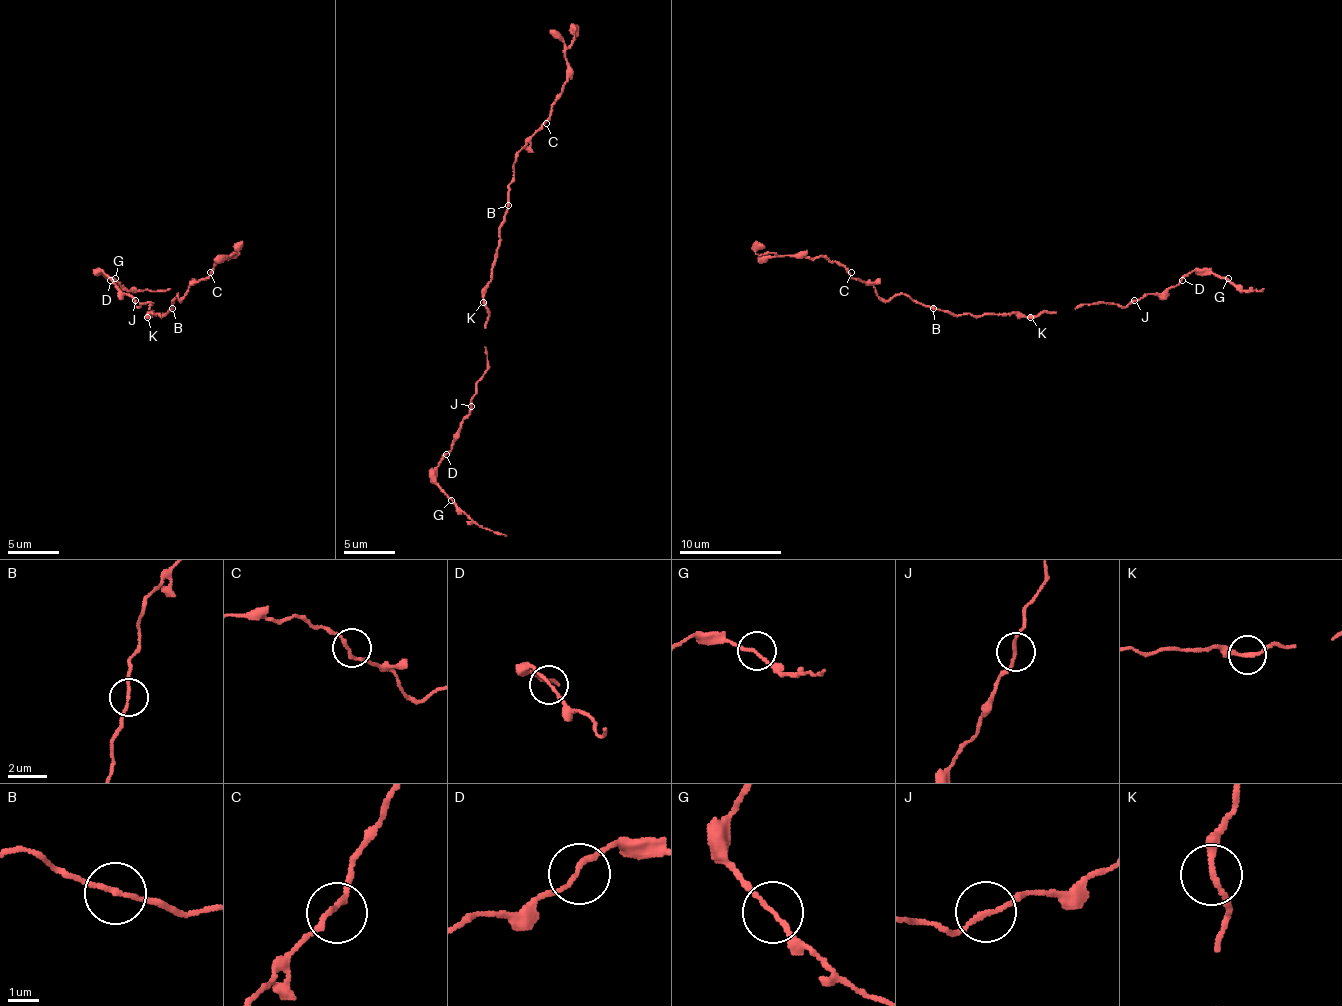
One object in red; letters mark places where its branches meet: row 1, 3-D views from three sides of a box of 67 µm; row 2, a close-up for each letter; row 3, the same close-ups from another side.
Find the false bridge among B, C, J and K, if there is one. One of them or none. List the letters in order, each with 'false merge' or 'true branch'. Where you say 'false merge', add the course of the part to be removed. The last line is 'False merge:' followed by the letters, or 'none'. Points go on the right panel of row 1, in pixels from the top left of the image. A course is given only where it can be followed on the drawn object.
B: true branch
C: true branch
J: true branch
K: true branch
False merge: none

